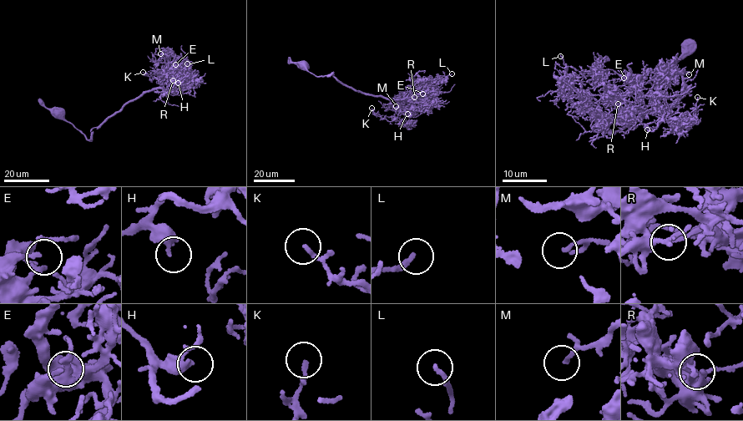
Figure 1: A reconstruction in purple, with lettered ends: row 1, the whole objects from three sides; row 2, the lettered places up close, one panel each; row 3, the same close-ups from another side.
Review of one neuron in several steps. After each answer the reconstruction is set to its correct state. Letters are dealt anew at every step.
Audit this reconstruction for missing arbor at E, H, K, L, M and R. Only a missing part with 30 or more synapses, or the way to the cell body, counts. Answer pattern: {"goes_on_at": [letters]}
{"goes_on_at": []}

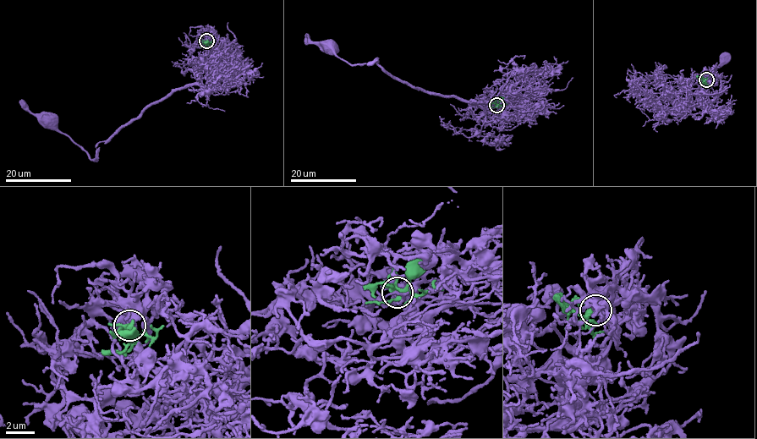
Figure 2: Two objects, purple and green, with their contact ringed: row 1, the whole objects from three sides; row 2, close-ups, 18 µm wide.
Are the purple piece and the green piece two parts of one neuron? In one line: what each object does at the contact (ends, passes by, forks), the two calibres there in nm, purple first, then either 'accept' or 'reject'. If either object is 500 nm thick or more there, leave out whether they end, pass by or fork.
purple passes by | green forks | 400/200 nm | accept

